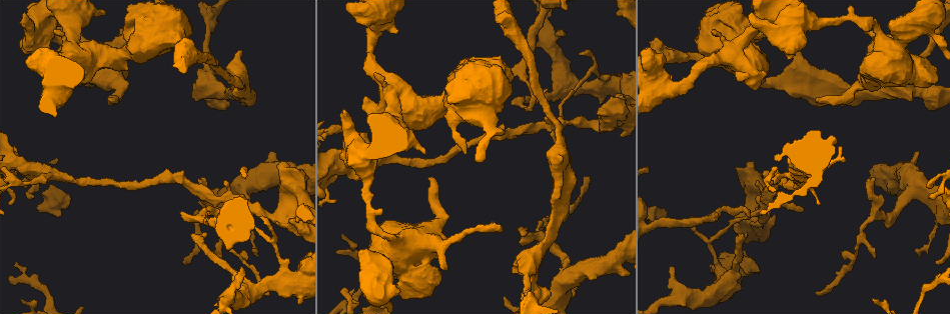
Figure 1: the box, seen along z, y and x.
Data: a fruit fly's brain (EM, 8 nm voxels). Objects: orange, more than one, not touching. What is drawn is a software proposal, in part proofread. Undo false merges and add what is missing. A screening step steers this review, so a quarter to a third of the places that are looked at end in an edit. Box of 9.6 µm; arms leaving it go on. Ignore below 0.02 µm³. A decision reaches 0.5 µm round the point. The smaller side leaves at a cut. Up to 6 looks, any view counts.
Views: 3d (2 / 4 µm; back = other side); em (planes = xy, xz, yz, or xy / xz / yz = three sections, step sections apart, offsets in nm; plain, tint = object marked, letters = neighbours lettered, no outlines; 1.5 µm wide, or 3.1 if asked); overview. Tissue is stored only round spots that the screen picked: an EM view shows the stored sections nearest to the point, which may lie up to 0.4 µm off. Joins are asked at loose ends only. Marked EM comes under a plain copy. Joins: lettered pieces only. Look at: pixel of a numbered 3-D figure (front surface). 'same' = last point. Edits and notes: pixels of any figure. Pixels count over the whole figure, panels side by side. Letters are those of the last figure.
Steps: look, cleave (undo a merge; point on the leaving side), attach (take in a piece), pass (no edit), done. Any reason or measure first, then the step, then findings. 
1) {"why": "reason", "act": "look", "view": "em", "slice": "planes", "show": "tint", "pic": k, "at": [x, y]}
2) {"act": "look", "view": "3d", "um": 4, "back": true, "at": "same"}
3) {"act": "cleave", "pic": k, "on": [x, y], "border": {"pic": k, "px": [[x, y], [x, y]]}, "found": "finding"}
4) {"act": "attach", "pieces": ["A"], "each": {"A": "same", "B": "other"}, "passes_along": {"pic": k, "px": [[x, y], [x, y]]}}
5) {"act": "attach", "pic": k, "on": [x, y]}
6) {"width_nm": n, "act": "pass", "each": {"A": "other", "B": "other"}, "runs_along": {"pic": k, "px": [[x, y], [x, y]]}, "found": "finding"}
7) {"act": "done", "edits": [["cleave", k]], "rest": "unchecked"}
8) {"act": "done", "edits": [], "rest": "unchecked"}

{"why": "calibre changes", "act": "look", "view": "3d", "um": 4, "pic": 1, "at": [792, 83]}

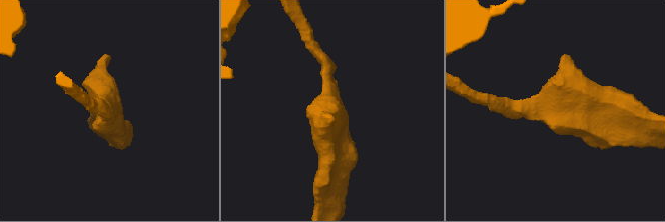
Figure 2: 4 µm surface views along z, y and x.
{"why": "now the EM", "act": "look", "view": "em", "slice": "planes", "show": "letters", "pic": 2, "at": [558, 108]}

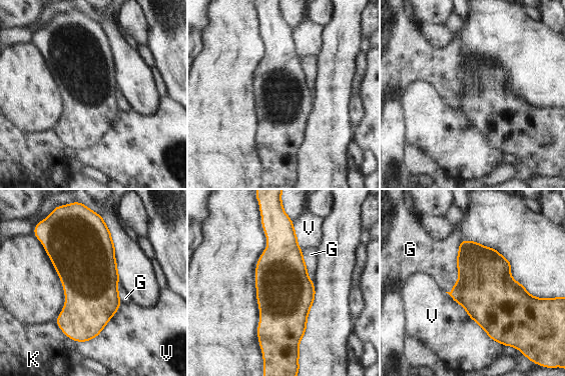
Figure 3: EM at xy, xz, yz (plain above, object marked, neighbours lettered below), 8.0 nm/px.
{"act": "pass", "each": {"G": "other", "K": "other", "V": "other"}, "border": {"pic": 3, "px": [[461, 239], [458, 280], [446, 292]]}, "found": "all the same neuron"}

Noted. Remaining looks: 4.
{"why": "stops while still wide", "act": "look", "view": "em", "slice": "yz", "step": 4, "show": "tint", "pic": 1, "at": [184, 38]}

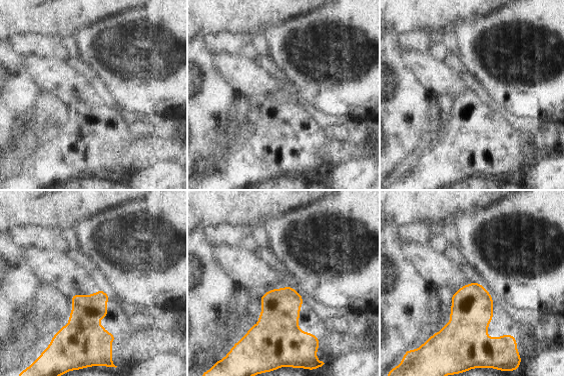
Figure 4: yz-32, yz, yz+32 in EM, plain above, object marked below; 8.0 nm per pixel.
{"act": "look", "view": "em", "slice": "planes", "show": "letters", "at": "same"}

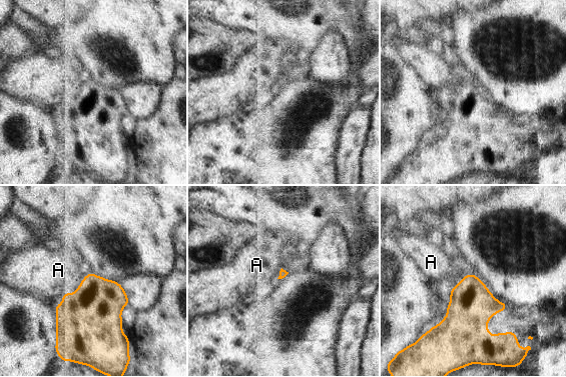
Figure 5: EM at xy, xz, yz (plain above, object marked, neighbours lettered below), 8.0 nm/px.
{"act": "pass", "each": {"A": "other"}, "border": {"pic": 5, "px": [[89, 272], [72, 293], [61, 294]]}, "found": "none of them fits"}

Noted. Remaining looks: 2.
{"why": "free end", "act": "look", "view": "em", "slice": "xy", "step": 8, "show": "tint", "pic": 1, "at": [445, 270]}

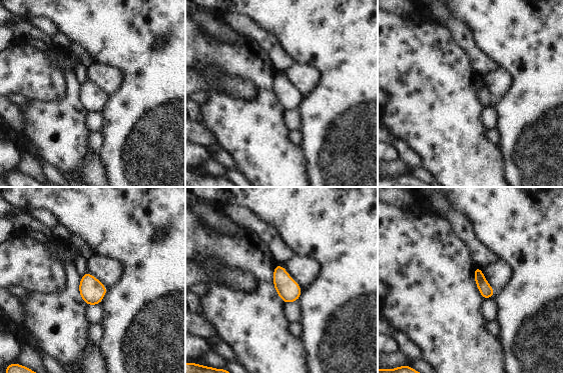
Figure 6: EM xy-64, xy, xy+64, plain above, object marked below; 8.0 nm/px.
{"why": "another direction", "act": "look", "view": "em", "slice": "planes", "show": "letters", "at": "same"}

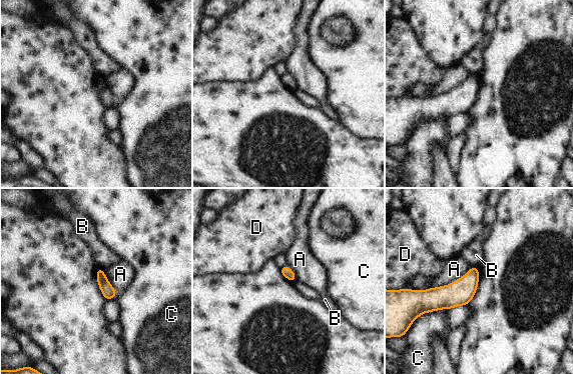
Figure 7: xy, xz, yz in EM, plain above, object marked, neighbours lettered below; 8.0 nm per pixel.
{"act": "pass", "each": {"A": "other", "B": "other", "C": "other", "D": "other"}, "border": {"pic": 7, "px": [[472, 266], [445, 285], [412, 290]]}, "found": "none of them fits"}

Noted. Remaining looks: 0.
{"act": "done", "edits": [], "rest": "unchecked"}

